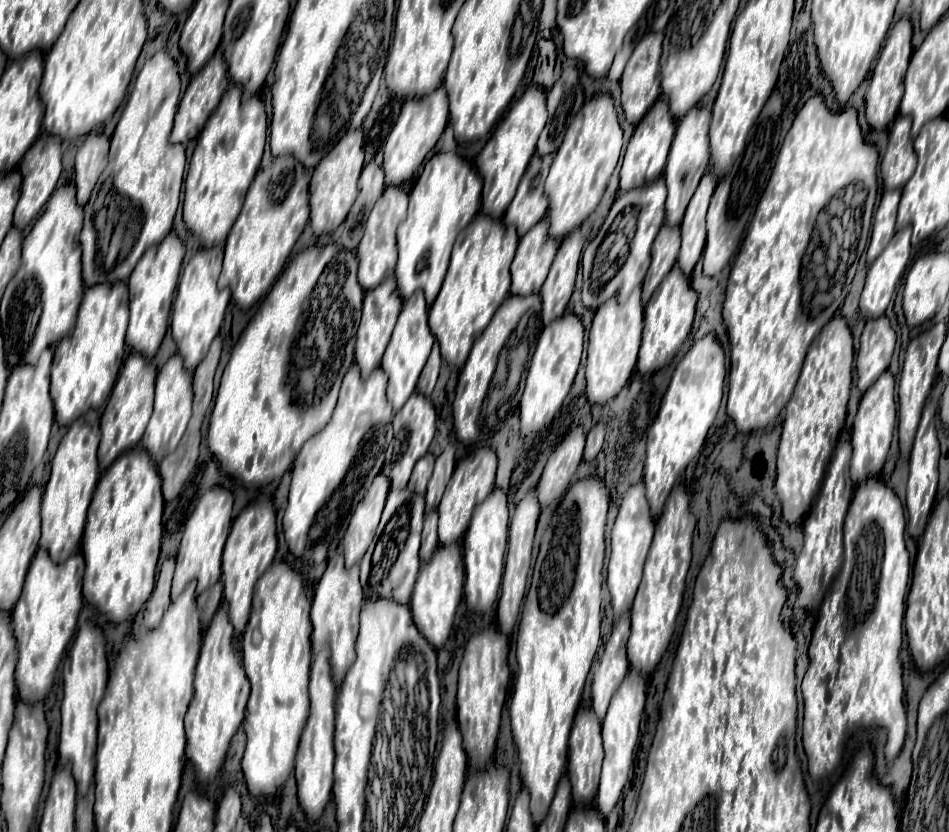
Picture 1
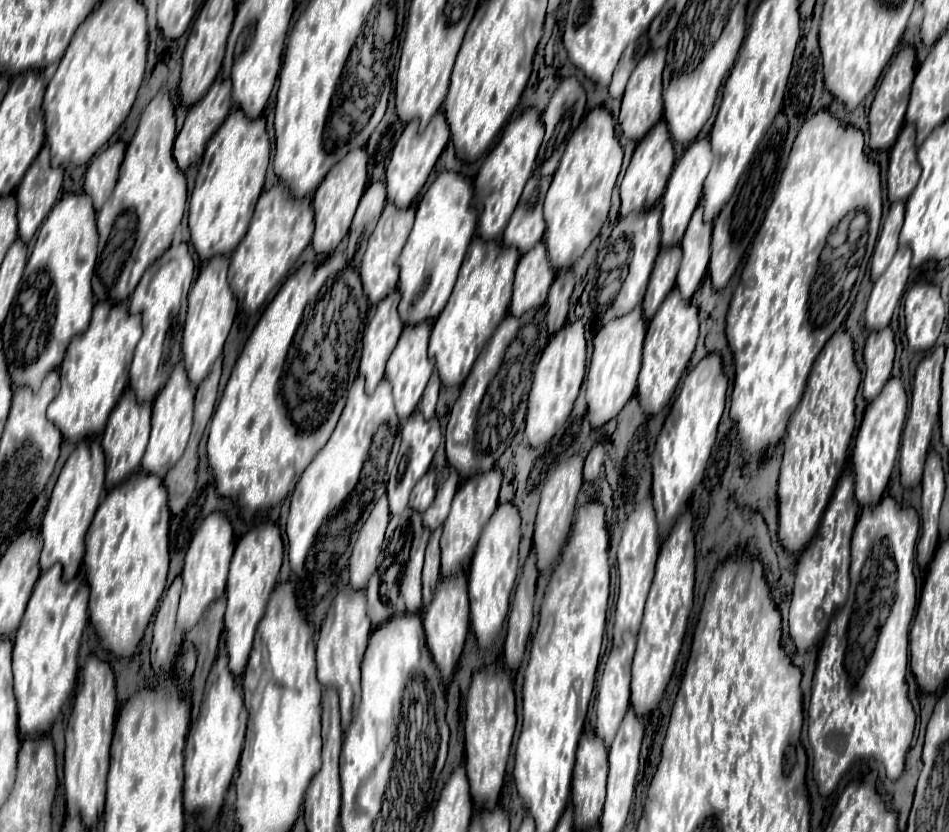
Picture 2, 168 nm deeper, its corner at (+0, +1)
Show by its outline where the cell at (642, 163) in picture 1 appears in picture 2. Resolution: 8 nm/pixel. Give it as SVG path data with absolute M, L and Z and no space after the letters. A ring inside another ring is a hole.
M661 121L637 145L633 159L627 167L627 173L625 173L623 183L621 183L621 217L629 215L633 211L649 211L661 199L665 185L667 185L667 179L673 171L673 163L675 163L675 145L669 139L667 125Z

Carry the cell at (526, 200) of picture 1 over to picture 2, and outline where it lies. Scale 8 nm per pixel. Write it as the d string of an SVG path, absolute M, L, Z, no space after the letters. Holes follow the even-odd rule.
M537 173L527 181L519 205L505 229L503 247L517 247L517 251L523 255L541 241L545 231L543 201L549 183L551 177L539 177Z

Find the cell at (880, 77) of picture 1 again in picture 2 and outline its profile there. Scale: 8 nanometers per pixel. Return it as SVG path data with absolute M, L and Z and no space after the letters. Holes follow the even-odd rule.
M903 47L893 57L893 61L885 69L885 73L877 85L877 93L875 93L875 99L871 105L871 113L869 113L869 125L871 125L869 145L871 145L871 149L891 149L893 143L897 141L897 135L901 133L901 127L903 127L907 105L909 105L913 75L915 75L915 51L911 47Z

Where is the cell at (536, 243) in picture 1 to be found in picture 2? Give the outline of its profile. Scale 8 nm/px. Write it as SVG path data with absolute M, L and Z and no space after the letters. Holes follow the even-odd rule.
M539 241L529 253L519 259L515 271L511 315L523 315L529 309L537 309L545 303L547 291L555 279L555 271L547 259L543 241Z

